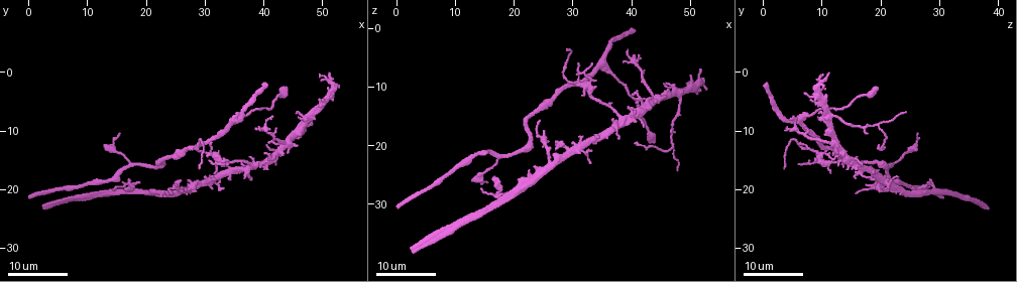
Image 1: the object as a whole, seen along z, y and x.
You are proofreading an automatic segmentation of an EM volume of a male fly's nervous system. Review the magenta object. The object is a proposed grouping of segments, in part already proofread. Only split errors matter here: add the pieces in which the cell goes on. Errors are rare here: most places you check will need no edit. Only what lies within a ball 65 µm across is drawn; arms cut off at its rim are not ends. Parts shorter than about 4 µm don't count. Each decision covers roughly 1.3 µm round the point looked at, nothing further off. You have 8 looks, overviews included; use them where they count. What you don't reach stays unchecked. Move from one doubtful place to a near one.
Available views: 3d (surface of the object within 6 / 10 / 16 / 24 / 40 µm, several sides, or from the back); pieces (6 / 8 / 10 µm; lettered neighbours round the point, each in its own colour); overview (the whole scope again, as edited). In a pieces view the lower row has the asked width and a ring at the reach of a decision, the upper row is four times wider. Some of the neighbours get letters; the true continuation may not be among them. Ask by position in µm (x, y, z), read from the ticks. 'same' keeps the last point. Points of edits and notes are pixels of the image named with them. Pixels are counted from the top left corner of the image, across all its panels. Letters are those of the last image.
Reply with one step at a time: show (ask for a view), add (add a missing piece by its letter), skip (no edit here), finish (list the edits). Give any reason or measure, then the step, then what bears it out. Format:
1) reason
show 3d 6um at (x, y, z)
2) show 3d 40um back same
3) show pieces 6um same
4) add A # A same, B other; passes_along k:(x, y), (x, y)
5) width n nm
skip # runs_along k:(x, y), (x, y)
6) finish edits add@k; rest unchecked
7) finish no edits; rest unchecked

branch stops here
show 3d 16um at (15.5, 10.5, 26.5)

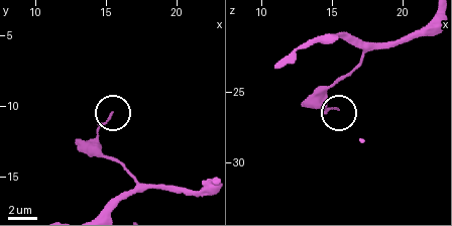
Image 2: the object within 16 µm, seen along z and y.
show pieces 8um at (15.2, 10.6, 26.2)

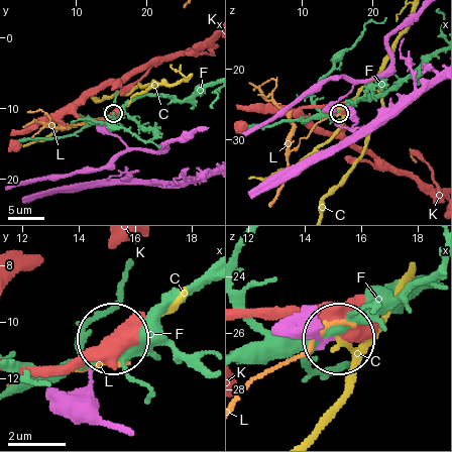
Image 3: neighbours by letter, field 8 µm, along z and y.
skip # C other, F other, K other, L other; runs_along 3:(393, 33), (388, 67), (358, 81), (335, 105), (338, 112); no lettered piece goes on from it

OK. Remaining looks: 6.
branch stops here
show 3d 24um at (27.5, 20.0, 19.5)

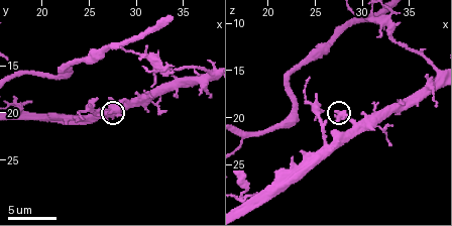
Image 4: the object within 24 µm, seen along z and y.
what lies round it
show pieces 8um at (27.4, 20.0, 19.4)

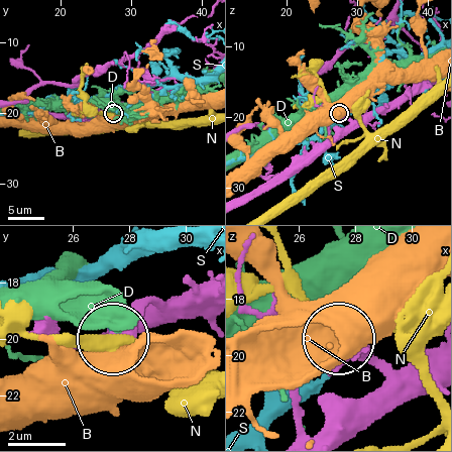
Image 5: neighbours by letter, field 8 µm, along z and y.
skip # B other, D other, N other, S other; no lettered piece goes on from it

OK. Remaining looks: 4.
free end
show 3d 24um at (17.0, 19.5, 25.5)

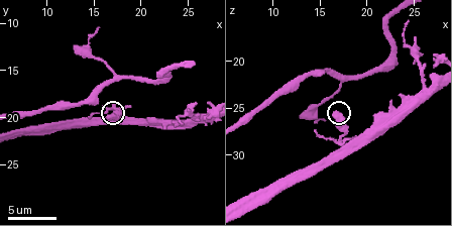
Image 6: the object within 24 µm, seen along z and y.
see the neighbours
show pieces 6um at (16.6, 19.8, 25.4)

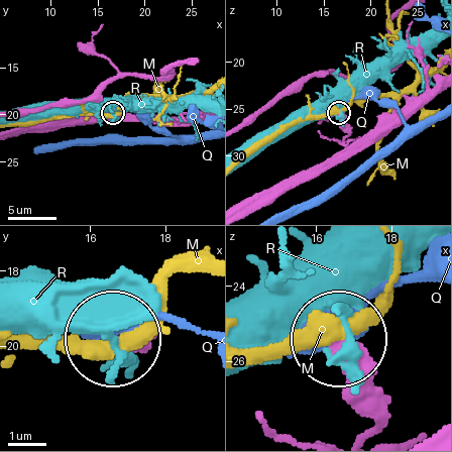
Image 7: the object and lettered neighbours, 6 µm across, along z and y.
skip # M other, Q other, R other; runs_along 7:(381, 433), (343, 340); no lettered piece goes on from it

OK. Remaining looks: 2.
long arm stops here
show 3d 24um at (43.5, 2.5, 19.0)

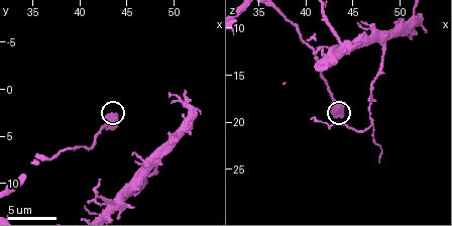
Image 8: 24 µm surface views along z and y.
show pieces 6um at (44.0, 3.0, 19.4)

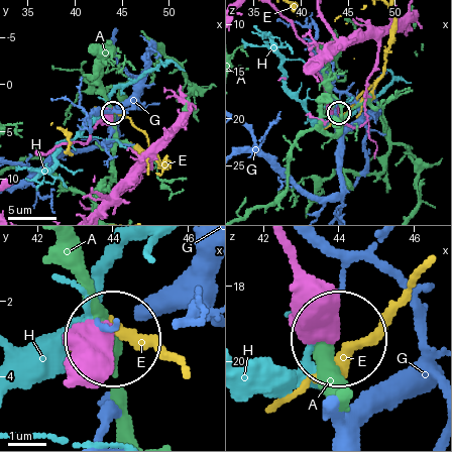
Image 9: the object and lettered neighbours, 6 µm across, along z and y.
skip # A other, E other, G other, H other; runs_along 9:(286, 244), (295, 293), (336, 337); none of them fits

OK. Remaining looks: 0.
finish no edits; rest unchecked

